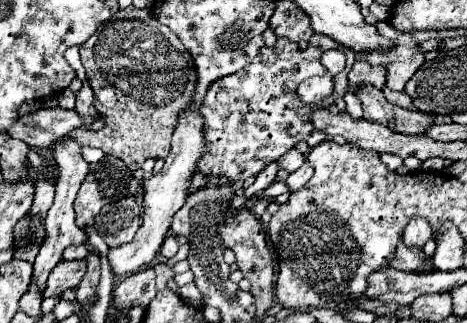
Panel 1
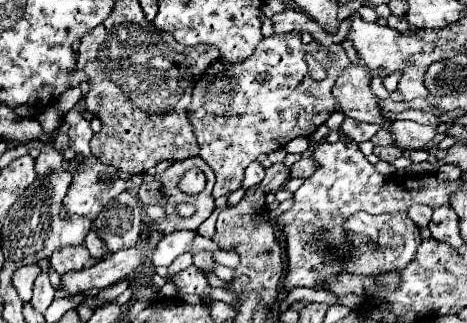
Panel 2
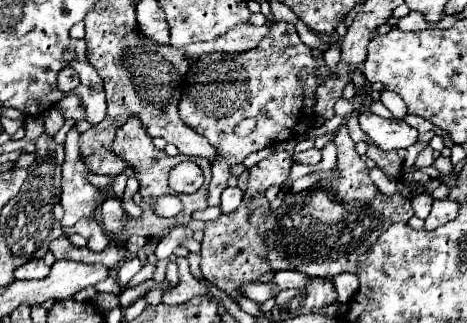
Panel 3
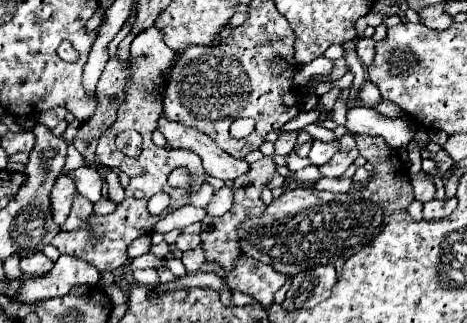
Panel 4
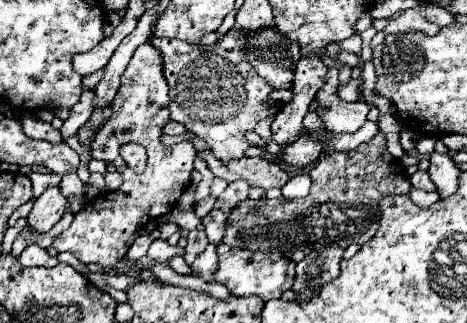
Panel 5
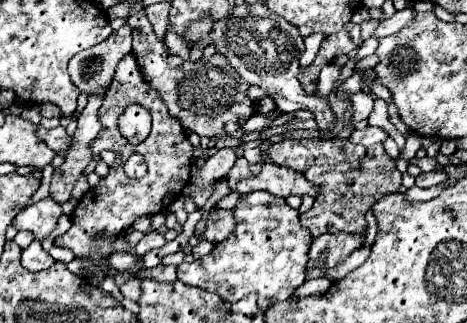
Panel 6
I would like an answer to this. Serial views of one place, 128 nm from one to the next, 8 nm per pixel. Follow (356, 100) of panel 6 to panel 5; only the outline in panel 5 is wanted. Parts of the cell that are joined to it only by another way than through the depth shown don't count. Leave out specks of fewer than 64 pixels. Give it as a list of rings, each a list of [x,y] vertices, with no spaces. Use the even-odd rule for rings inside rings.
[[[264,28],[258,36],[248,36],[248,62],[256,68],[258,76],[264,78],[272,88],[290,90],[294,68],[298,64],[300,46],[292,44],[286,36],[280,36],[274,28]],[[329,68],[326,81],[320,86],[320,90],[316,92],[314,100],[318,102],[320,108],[324,108],[324,116],[320,120],[322,120],[322,124],[324,124],[324,128],[328,132],[352,134],[366,122],[366,114],[368,114],[368,110],[372,106],[364,100],[359,100],[352,104],[342,102],[336,96],[339,87],[338,75],[338,69]]]

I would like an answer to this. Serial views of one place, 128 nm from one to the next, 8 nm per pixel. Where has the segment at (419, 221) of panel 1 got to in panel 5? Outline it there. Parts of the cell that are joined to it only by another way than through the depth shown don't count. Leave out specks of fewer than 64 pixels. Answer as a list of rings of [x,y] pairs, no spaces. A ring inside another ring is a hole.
[[[418,170],[416,174],[412,174],[410,182],[412,182],[412,186],[414,186],[414,188],[426,190],[426,192],[436,190],[436,186],[434,186],[434,184],[432,184],[432,180],[430,180],[430,174],[428,174],[428,172],[422,172],[422,170]]]

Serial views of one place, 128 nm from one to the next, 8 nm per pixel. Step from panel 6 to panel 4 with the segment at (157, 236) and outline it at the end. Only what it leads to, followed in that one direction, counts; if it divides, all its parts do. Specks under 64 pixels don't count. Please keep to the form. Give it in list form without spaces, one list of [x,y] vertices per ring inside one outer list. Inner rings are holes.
[[[140,236],[136,238],[130,246],[128,246],[128,258],[138,258],[142,254],[146,254],[150,250],[152,242],[150,242],[150,236]]]

